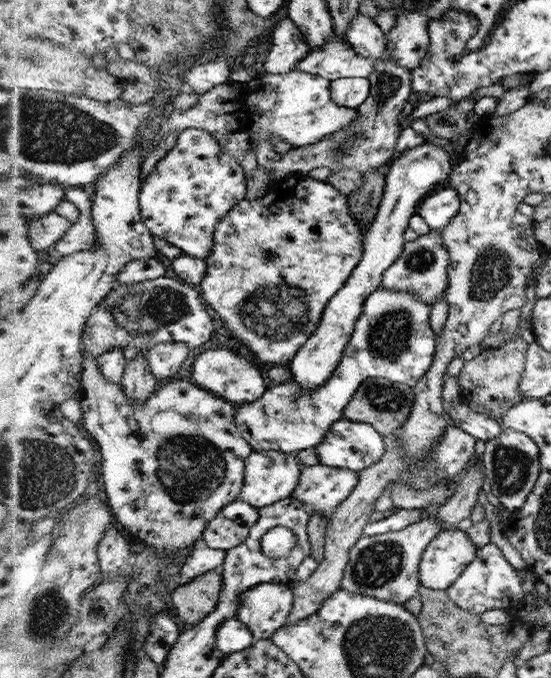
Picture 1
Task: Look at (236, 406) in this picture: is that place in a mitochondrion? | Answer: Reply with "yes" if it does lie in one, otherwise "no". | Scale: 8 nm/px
no

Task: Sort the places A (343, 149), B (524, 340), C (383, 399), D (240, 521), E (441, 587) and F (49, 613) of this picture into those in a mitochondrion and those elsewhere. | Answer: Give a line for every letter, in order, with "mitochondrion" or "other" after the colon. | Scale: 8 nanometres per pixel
A: mitochondrion
B: other
C: mitochondrion
D: other
E: other
F: mitochondrion

